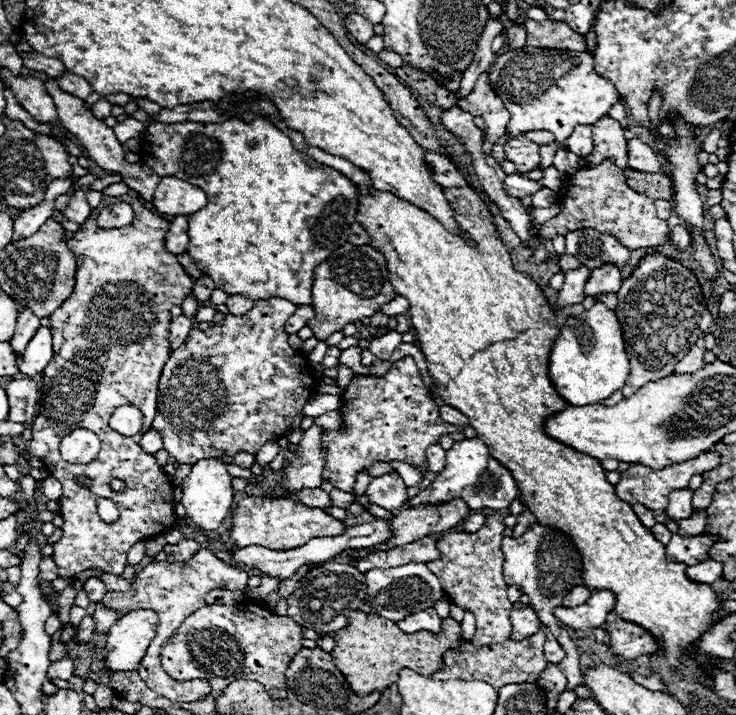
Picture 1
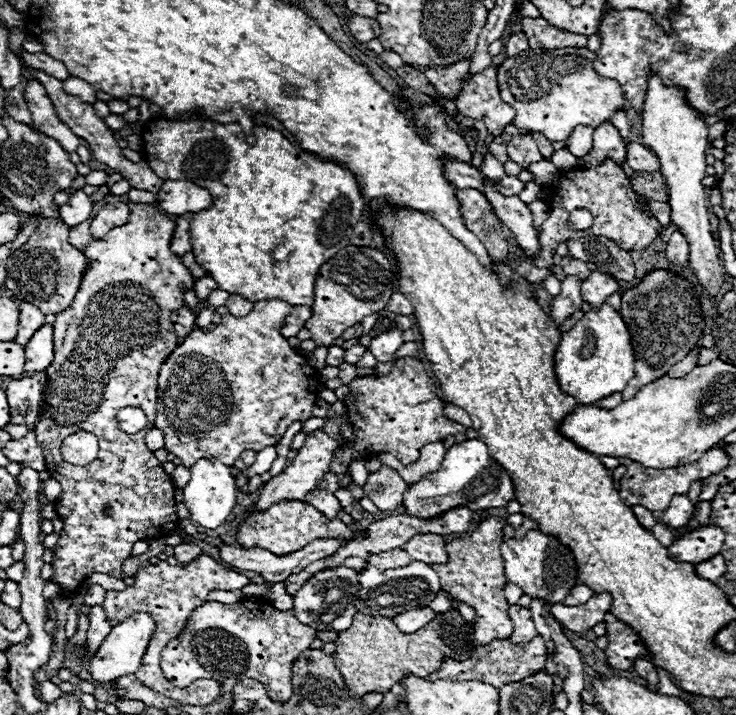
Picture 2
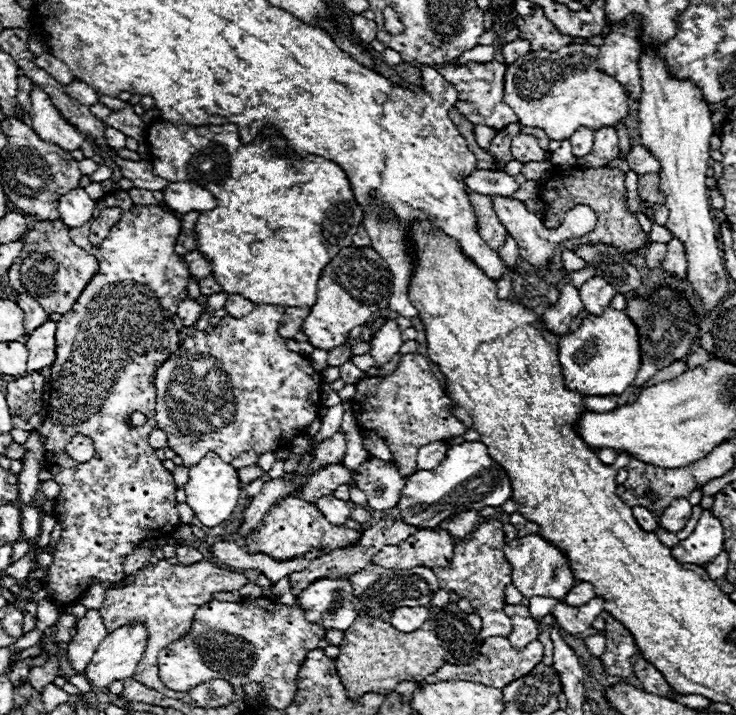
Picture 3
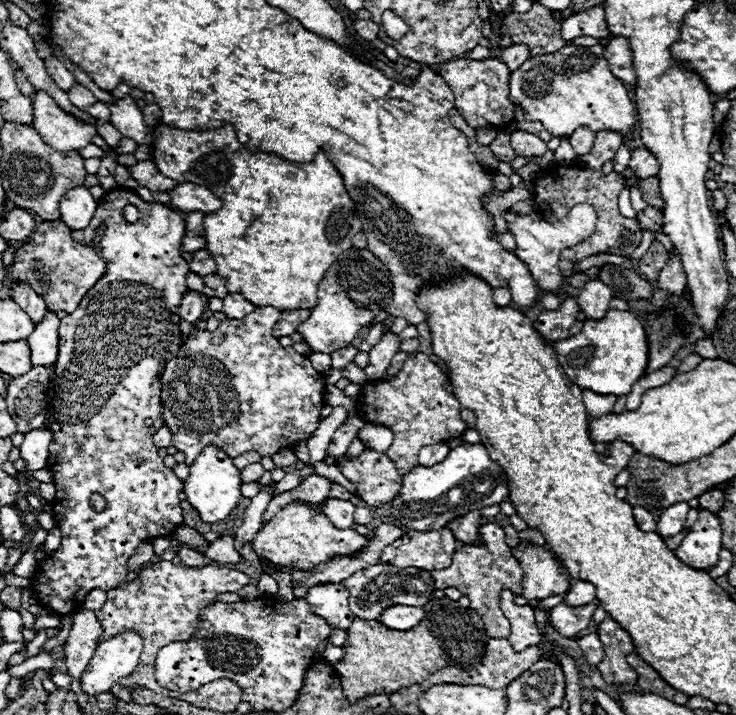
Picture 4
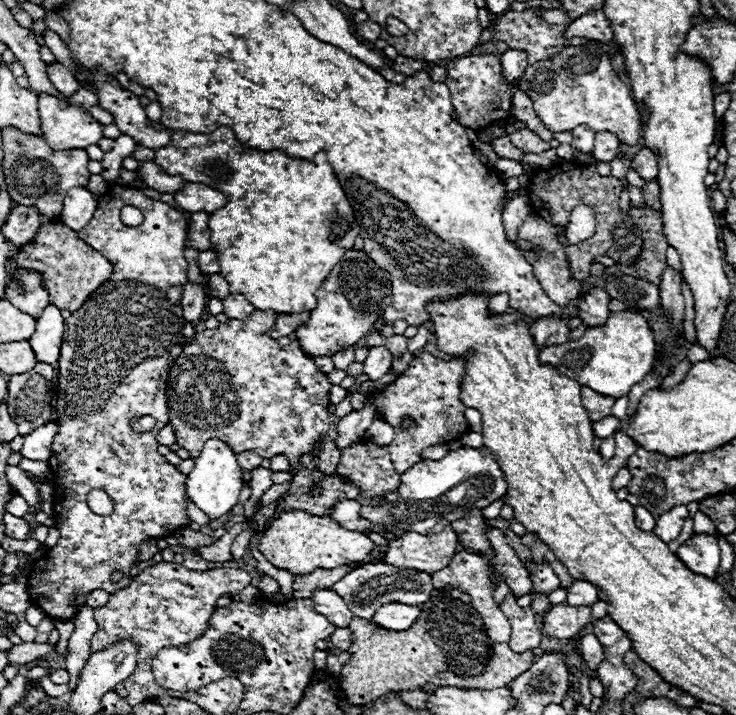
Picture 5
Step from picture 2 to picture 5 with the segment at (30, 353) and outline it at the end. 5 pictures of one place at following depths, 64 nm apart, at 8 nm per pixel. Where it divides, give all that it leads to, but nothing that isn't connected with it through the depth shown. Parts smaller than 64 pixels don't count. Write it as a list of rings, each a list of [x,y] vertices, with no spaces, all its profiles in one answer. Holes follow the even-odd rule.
[[[48,304],[38,318],[36,332],[32,334],[32,338],[28,338],[28,342],[32,342],[32,350],[36,352],[38,362],[48,362],[56,366],[60,358],[60,348],[64,340],[64,318],[60,312],[60,308]]]

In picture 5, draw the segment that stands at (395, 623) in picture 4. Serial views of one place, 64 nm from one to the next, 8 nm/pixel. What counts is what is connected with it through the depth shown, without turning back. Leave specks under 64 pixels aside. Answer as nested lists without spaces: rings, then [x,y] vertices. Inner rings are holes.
[[[390,602],[376,610],[376,614],[372,616],[372,622],[378,624],[380,628],[400,632],[400,630],[408,630],[418,620],[418,616],[420,616],[420,610],[416,606]]]

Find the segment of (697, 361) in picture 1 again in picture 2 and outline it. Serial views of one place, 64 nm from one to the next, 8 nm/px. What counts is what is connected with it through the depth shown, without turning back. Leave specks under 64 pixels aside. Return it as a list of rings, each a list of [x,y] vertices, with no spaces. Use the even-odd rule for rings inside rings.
[[[698,348],[690,350],[688,358],[682,358],[680,362],[676,362],[676,364],[666,372],[666,376],[670,376],[670,378],[682,378],[684,374],[688,374],[690,370],[696,368],[696,356],[698,356]]]

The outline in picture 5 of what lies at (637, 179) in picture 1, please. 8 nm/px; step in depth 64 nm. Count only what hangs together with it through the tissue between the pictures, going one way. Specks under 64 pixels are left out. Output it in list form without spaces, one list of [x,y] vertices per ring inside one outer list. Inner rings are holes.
[[[650,180],[644,188],[642,188],[642,196],[644,196],[644,202],[652,208],[652,210],[660,210],[662,204],[660,204],[660,186],[658,186],[658,180]]]

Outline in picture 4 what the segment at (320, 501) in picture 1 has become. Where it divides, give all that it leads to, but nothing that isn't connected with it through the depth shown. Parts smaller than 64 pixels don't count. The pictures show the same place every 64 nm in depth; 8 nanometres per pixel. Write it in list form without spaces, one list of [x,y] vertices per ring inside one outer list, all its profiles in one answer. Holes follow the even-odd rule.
[[[326,500],[322,512],[330,518],[330,522],[332,522],[334,526],[352,528],[352,526],[356,524],[356,522],[354,522],[356,506],[354,506],[350,500]]]

